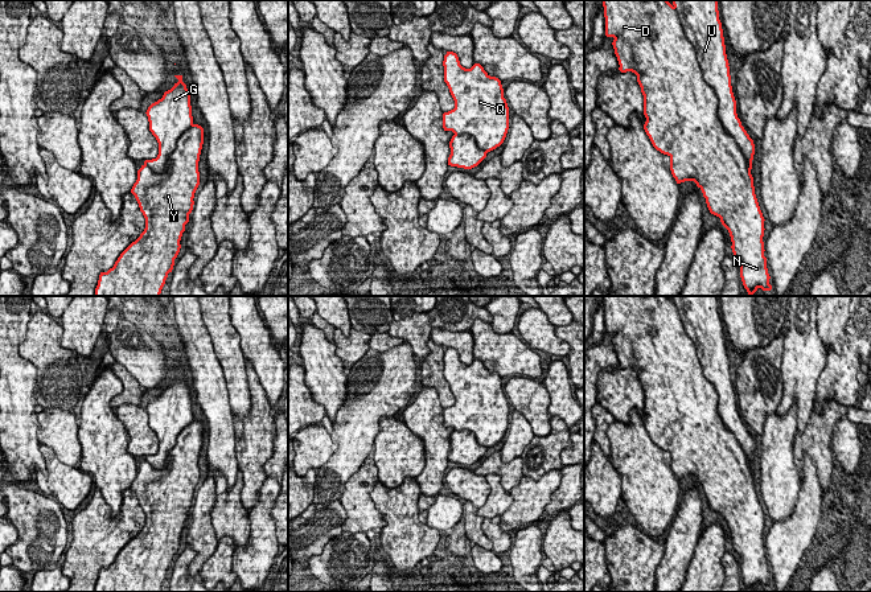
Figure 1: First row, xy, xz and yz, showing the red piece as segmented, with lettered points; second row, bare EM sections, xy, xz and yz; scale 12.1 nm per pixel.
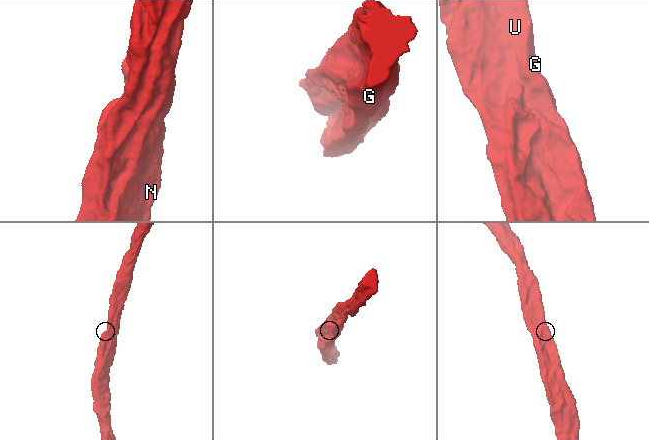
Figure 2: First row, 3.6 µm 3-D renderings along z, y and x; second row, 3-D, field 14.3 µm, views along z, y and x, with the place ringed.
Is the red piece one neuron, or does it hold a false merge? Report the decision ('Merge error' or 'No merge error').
No merge error

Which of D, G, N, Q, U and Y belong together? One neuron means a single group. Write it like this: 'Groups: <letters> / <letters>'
Groups: D G N Q U Y

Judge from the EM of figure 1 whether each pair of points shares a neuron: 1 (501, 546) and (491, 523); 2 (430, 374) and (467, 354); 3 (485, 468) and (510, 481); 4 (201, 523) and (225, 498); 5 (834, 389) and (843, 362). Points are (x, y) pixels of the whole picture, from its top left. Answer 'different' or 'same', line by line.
1: same
2: different
3: same
4: different
5: same

